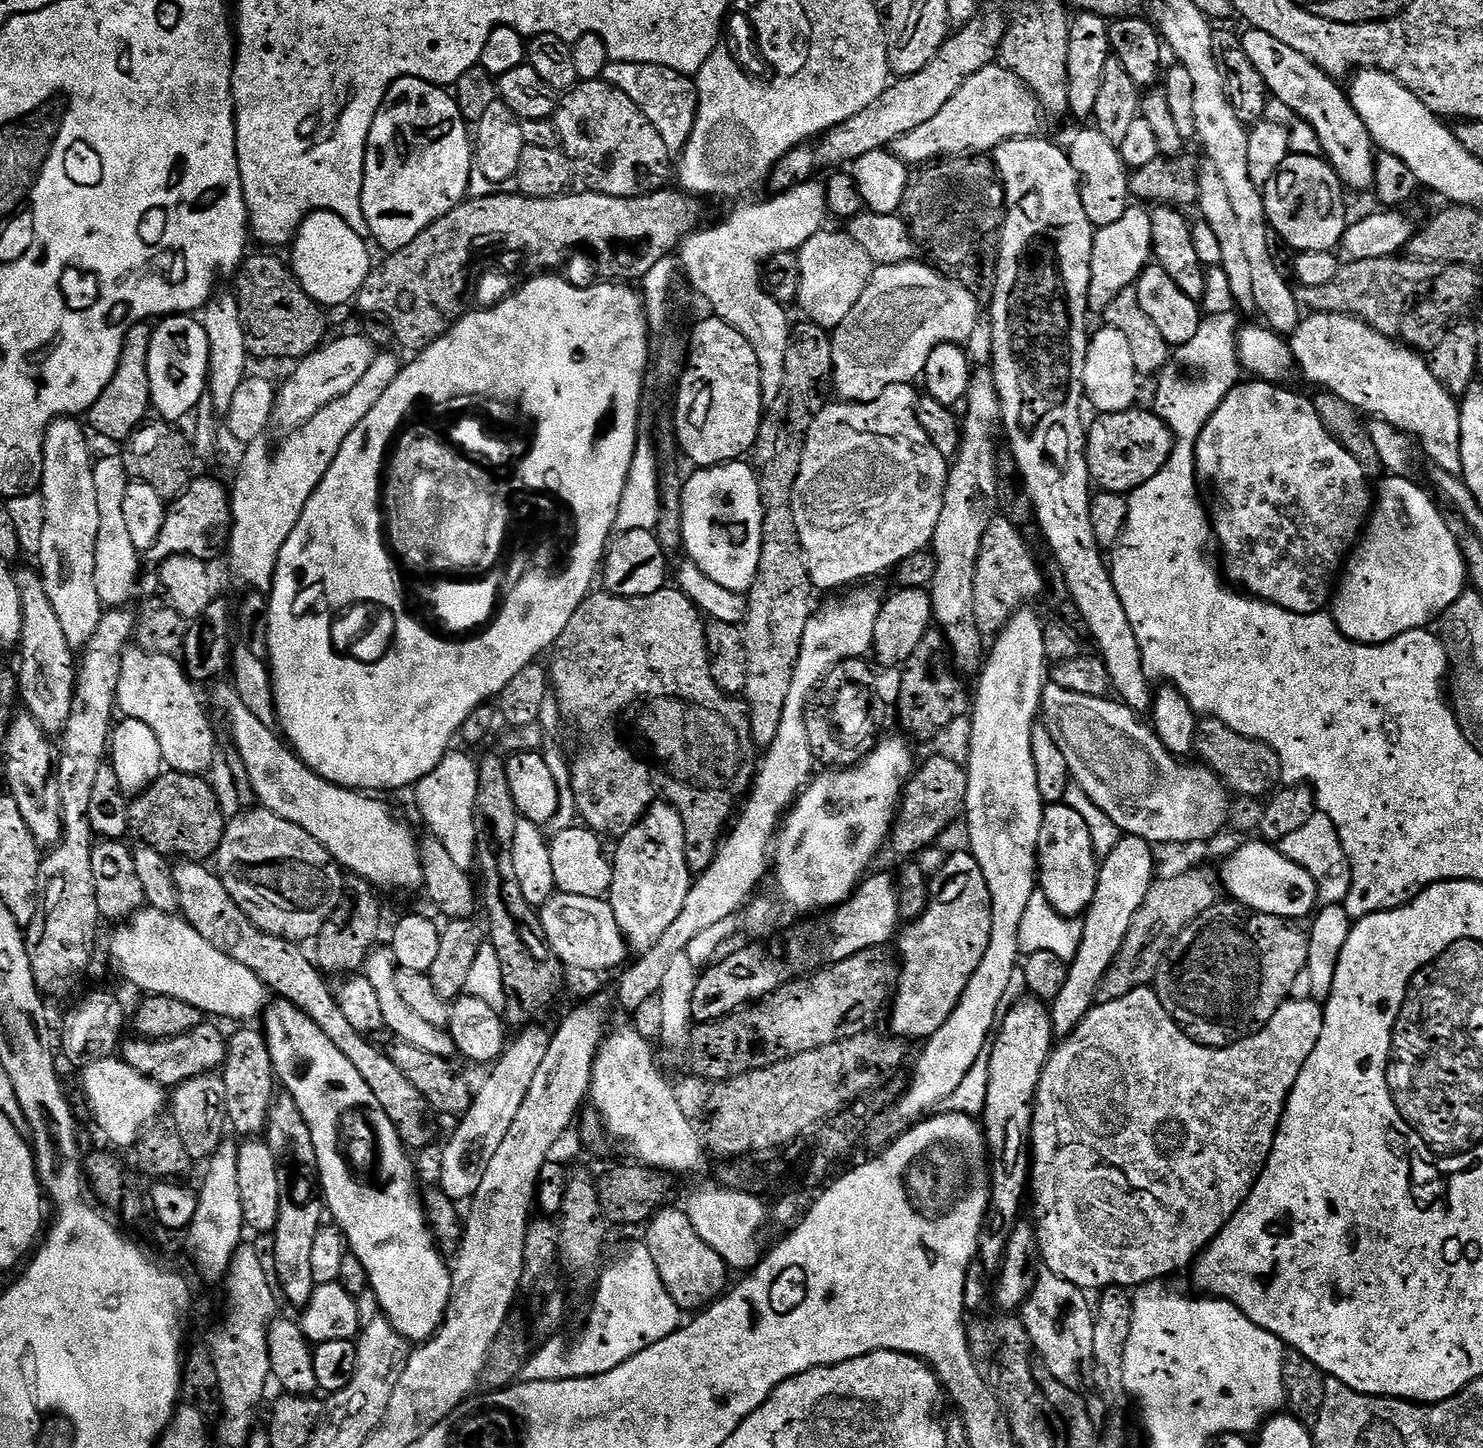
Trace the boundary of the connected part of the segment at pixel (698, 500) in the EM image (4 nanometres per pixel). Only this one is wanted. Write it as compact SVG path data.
M729 462L717 464L714 468L700 468L692 477L684 480L682 500L682 532L684 534L683 551L687 559L692 560L710 578L710 582L718 582L718 586L726 586L731 592L747 593L751 588L758 558L762 554L762 502L760 487L756 481L756 473L751 463Z

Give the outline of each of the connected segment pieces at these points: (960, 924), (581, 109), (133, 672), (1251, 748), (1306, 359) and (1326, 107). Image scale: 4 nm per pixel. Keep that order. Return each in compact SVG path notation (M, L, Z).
M968 850L951 853L946 860L940 873L931 877L928 908L898 936L898 975L890 1005L891 1031L908 1042L927 1041L946 1026L970 978L974 978L986 946L990 946L992 899L982 866L978 866Z
M603 79L577 83L571 92L563 93L554 113L554 121L561 136L560 147L569 156L575 171L585 180L587 187L593 192L601 192L607 196L630 198L646 196L649 192L663 189L668 180L668 167L673 167L674 156L667 152L662 135L638 110L638 106L621 88L604 83Z
M130 646L122 658L122 678L118 678L116 707L129 720L146 722L162 746L162 758L171 771L199 776L216 760L216 736L196 693L197 685L188 679L176 656L144 652Z
M1204 718L1196 726L1195 755L1211 768L1237 797L1267 797L1281 787L1280 759L1267 742L1258 742L1230 730L1222 722Z
M1314 312L1305 315L1290 336L1290 356L1300 372L1312 384L1350 402L1356 411L1372 418L1385 420L1407 434L1413 441L1420 440L1420 448L1428 455L1433 469L1459 477L1462 473L1462 422L1457 397L1434 378L1429 361L1419 351L1403 343L1395 344L1391 335L1374 330L1364 320L1346 314Z
M1257 28L1245 33L1242 39L1246 58L1250 58L1250 62L1254 62L1254 70L1262 74L1269 93L1317 132L1323 159L1336 171L1341 185L1348 190L1371 189L1376 179L1374 145L1362 118L1358 118L1354 110L1349 93L1345 89L1343 92L1336 85L1339 83L1321 68L1314 66L1314 62L1302 58L1298 50L1290 50L1290 46L1278 42L1278 38L1273 38L1271 34L1262 34L1262 30Z

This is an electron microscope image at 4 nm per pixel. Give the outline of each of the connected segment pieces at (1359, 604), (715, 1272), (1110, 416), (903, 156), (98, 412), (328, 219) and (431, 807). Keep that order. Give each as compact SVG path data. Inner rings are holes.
M1388 474L1379 481L1379 483L1381 482L1380 489L1375 489L1374 507L1371 509L1370 519L1356 547L1352 549L1351 556L1346 561L1346 567L1342 572L1342 583L1335 589L1330 601L1330 615L1339 626L1340 633L1348 640L1354 640L1358 644L1384 644L1386 641L1398 638L1415 628L1428 628L1432 619L1435 621L1437 618L1443 617L1446 609L1466 591L1464 559L1460 553L1458 542L1454 542L1454 534L1450 534L1445 513L1440 513L1436 509L1435 502L1414 481L1407 480L1408 478L1404 474Z
M672 1207L659 1209L651 1217L644 1246L650 1250L659 1277L675 1304L682 1312L696 1312L724 1294L730 1269L718 1252L698 1236L687 1211Z
M1133 406L1126 412L1105 412L1097 415L1096 421L1090 424L1086 432L1086 451L1088 454L1088 475L1094 481L1097 489L1105 492L1131 494L1135 488L1150 482L1172 453L1172 431L1158 418L1155 411L1139 412L1139 407Z
M993 62L987 64L978 74L966 78L966 82L962 82L962 90L958 90L958 94L954 94L954 98L950 98L946 106L942 106L942 111L936 117L918 126L918 130L910 130L910 134L902 134L902 138L898 138L890 145L890 150L909 166L923 166L945 156L988 154L1008 140L1039 137L1040 127L1044 124L1043 119L1045 120L1045 117L1042 115L1040 104L1036 101L1036 95L1028 91L1025 84L1010 69Z
M147 323L136 324L130 330L130 334L124 339L118 370L114 374L114 378L110 378L110 386L106 386L106 390L102 390L98 402L94 402L94 406L90 406L87 410L87 427L92 432L94 430L98 435L105 436L108 440L127 441L128 437L133 436L137 428L149 419L152 395L150 394L148 359L150 358L153 329L148 327Z
M311 212L300 223L296 239L290 245L290 267L302 290L306 290L306 294L310 294L317 304L352 304L374 267L368 247L369 241L358 238L358 234L350 230L347 220L343 220L340 213Z
M449 750L414 786L416 804L420 807L420 816L428 823L431 835L442 846L446 846L446 854L466 873L471 873L476 857L476 842L478 839L478 817L476 815L476 799L478 798L478 774L480 769L477 761L467 756L467 751Z

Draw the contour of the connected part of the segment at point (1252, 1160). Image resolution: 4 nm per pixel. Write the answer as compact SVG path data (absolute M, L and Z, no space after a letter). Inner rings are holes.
M1151 987L1136 988L1126 994L1126 998L1093 1006L1080 1025L1053 1047L1052 1056L1046 1062L1038 1082L1036 1102L1032 1105L1030 1208L1032 1204L1031 1219L1043 1267L1058 1274L1058 1278L1085 1290L1107 1290L1113 1286L1132 1290L1142 1284L1163 1281L1168 1278L1164 1276L1180 1272L1184 1267L1185 1271L1252 1193L1260 1171L1270 1158L1284 1113L1284 1103L1294 1090L1294 1082L1298 1082L1298 1074L1302 1074L1302 1066L1306 1066L1306 1058L1314 1054L1318 1038L1322 1038L1323 1025L1324 1010L1317 1001L1289 998L1276 1011L1274 1018L1270 1018L1270 1022L1266 1022L1266 1026L1253 1036L1247 1036L1229 1048L1207 1048L1191 1040L1184 1029L1173 1022Z

